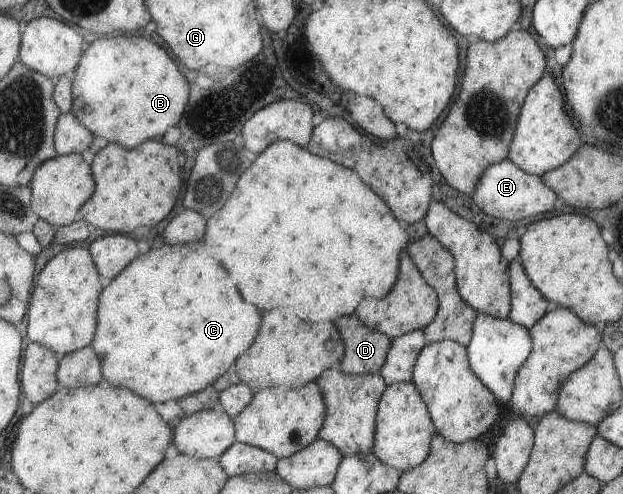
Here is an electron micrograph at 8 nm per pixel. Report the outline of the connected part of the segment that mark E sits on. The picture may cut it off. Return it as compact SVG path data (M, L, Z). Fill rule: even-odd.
M507 158L491 164L481 172L480 178L472 191L474 204L488 216L503 221L516 221L544 214L556 208L560 203L556 193L548 188L539 176L528 174L512 164Z

